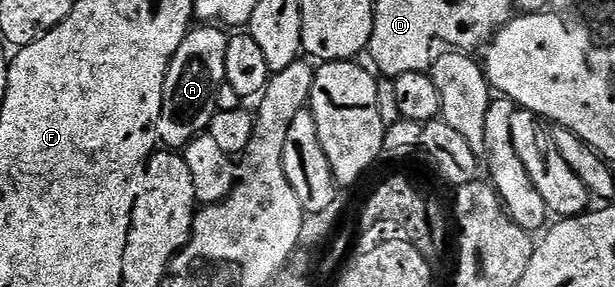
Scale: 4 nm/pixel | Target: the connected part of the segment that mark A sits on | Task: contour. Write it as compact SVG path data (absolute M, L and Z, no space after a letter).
M220 26L193 27L178 46L168 67L164 83L164 105L156 123L159 143L168 150L183 150L195 136L207 133L210 122L216 117L219 91L225 86L226 46L229 33Z

